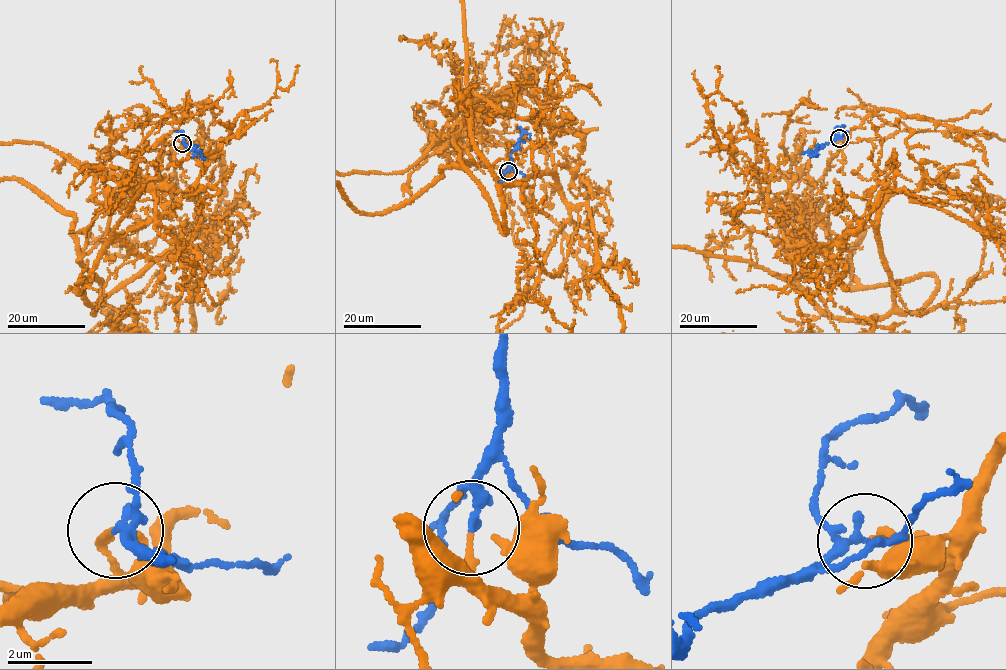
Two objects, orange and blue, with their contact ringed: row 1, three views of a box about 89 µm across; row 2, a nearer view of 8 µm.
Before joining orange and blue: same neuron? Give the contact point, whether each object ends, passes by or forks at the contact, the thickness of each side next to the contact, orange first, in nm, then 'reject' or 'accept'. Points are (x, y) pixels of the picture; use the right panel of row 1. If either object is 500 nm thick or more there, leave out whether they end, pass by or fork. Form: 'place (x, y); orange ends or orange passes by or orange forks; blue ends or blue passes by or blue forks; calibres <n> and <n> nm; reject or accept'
place (839, 138); orange ends; blue passes by; calibres 160 and 190 nm; accept

